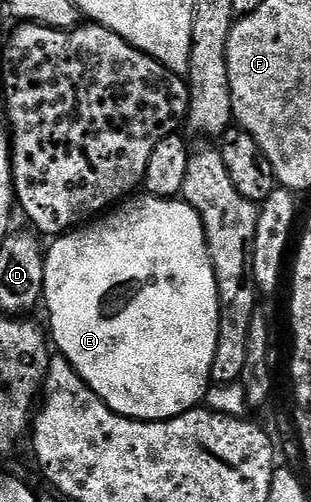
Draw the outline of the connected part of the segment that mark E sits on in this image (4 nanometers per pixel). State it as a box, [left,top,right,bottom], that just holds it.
[42,194,219,420]

